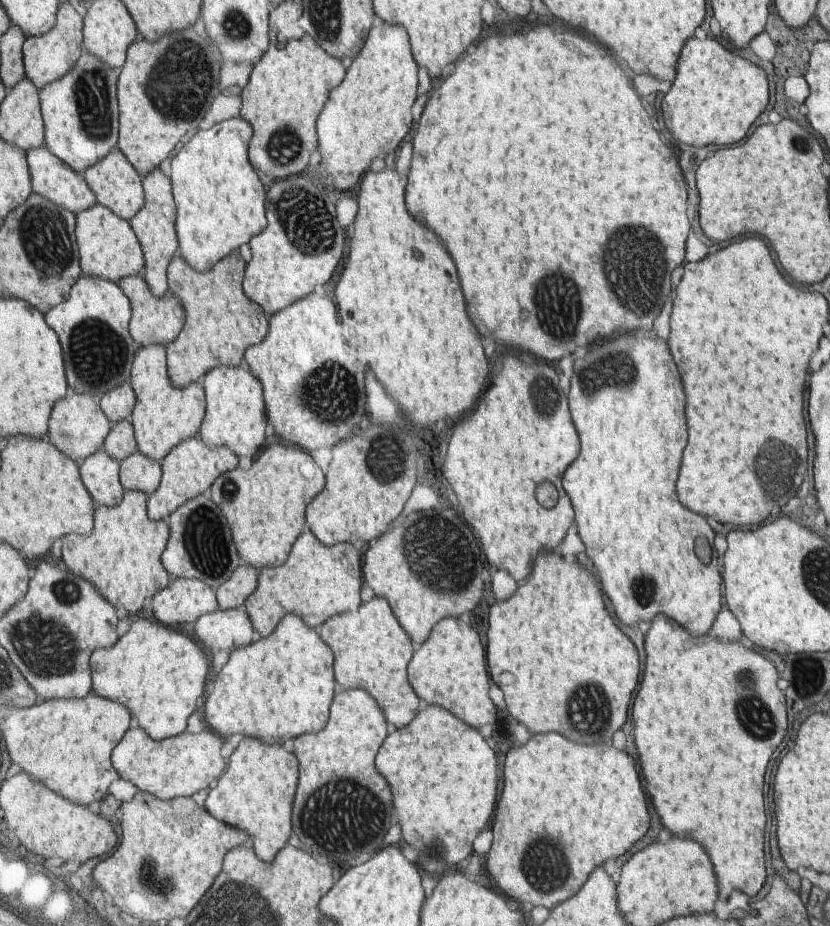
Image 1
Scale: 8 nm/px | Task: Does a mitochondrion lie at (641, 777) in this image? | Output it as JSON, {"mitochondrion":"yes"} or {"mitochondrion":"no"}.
{"mitochondrion":"no"}

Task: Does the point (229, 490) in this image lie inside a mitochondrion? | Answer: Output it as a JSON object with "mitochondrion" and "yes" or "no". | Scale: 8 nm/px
{"mitochondrion":"yes"}

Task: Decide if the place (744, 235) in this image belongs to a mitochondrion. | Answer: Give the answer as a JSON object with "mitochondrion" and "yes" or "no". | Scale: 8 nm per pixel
{"mitochondrion":"no"}

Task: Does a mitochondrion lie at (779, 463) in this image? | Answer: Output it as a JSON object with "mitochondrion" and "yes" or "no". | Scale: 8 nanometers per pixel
{"mitochondrion":"yes"}

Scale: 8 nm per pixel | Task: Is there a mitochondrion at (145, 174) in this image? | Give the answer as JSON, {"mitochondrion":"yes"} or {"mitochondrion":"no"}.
{"mitochondrion":"no"}

